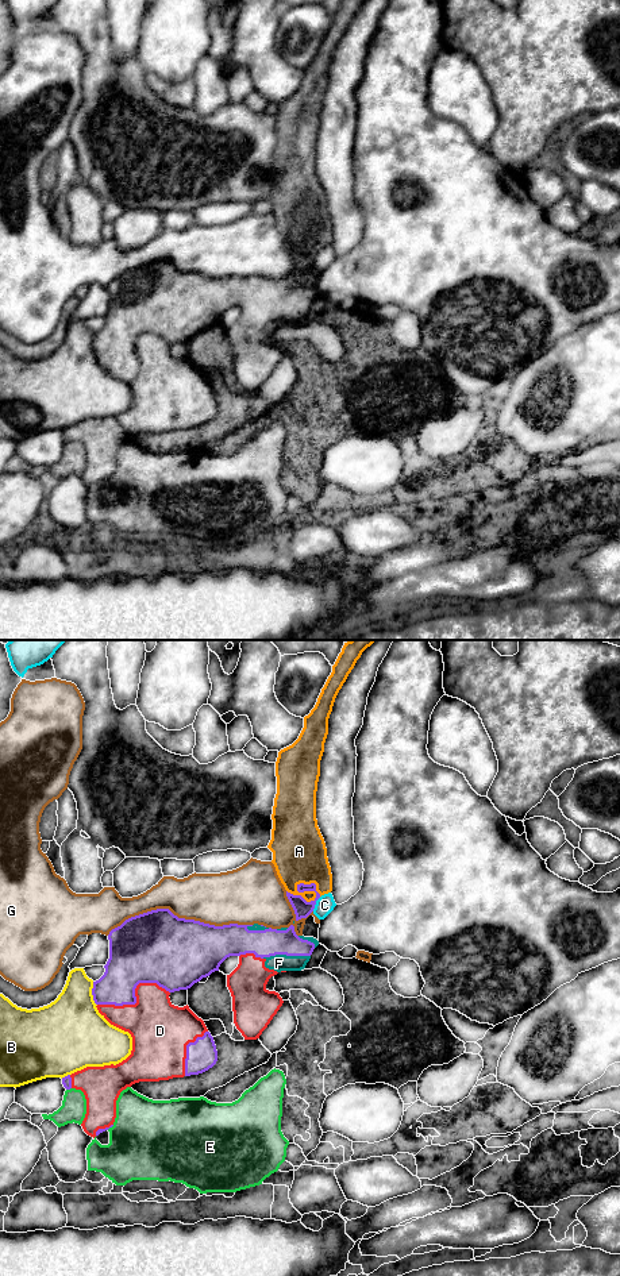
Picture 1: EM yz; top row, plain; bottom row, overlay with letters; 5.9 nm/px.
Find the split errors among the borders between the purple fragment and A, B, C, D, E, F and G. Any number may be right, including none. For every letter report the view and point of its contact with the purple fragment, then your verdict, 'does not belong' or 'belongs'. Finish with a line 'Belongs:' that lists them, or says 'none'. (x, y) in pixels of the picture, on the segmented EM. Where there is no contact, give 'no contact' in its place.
A: meets purple in yz at (304, 890); belongs
B: meets purple in yz at (92, 994); does not belong
C: meets purple in yz at (315, 904); does not belong
D: meets purple in yz at (135, 997); does not belong
E: meets purple in yz at (68, 1088); does not belong
F: meets purple in yz at (285, 953); belongs
G: meets purple in yz at (178, 918); does not belong
Belongs: A, F

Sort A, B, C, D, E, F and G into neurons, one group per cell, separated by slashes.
A F / B / C / D / E / G

